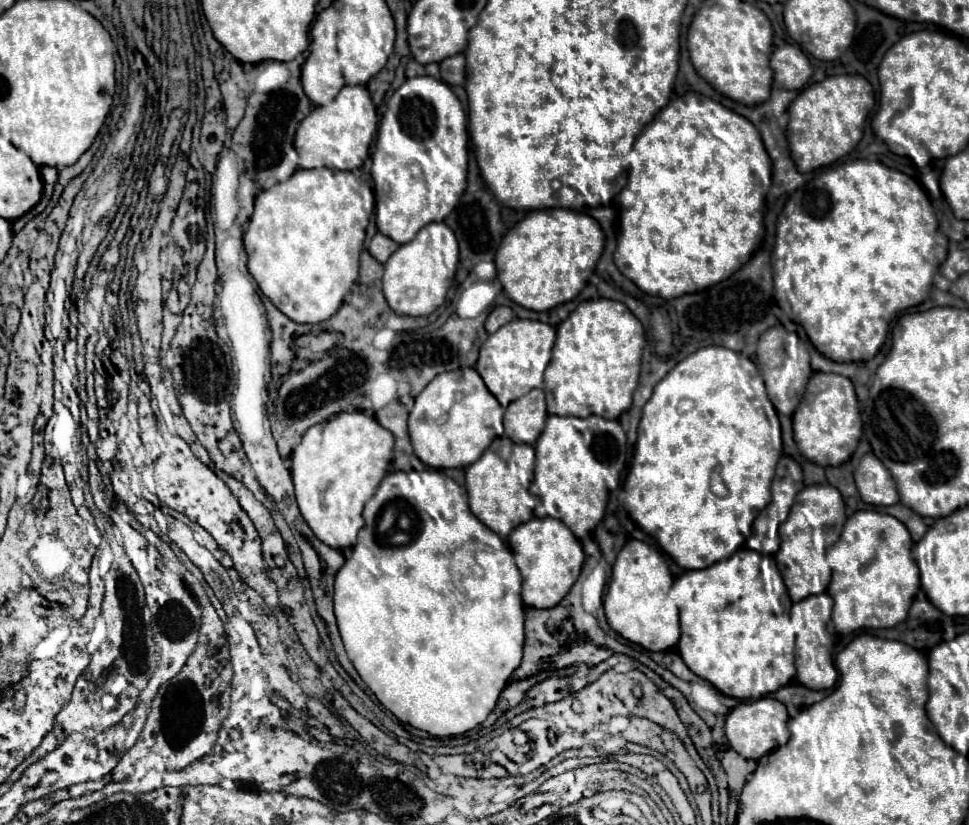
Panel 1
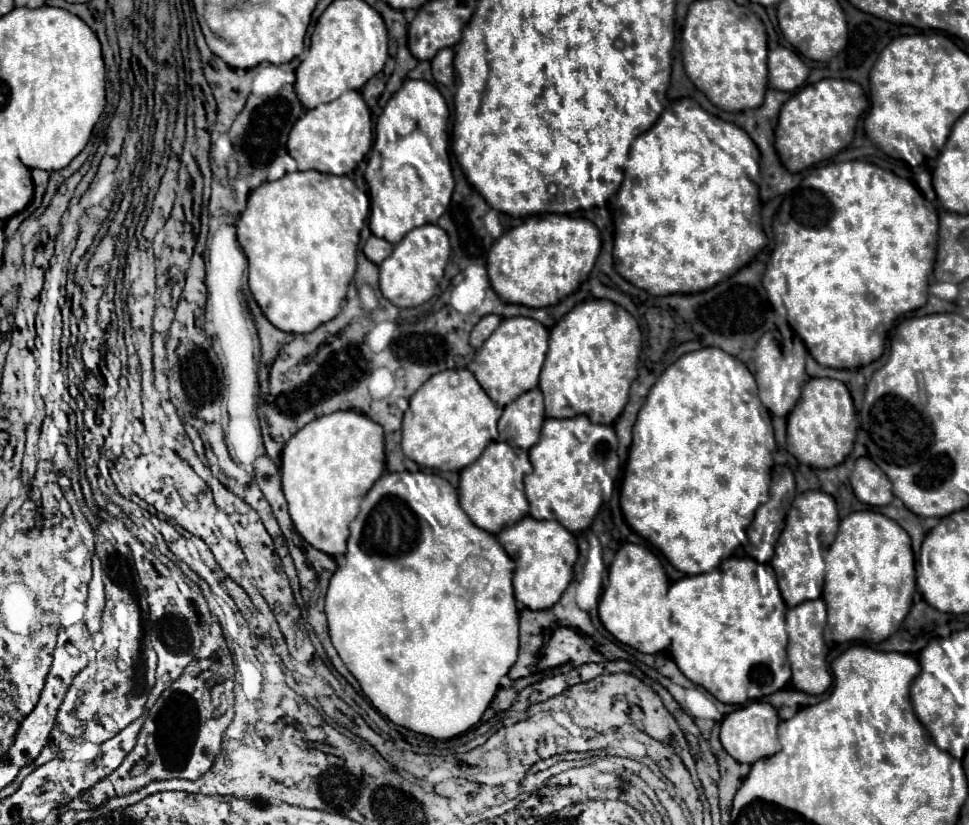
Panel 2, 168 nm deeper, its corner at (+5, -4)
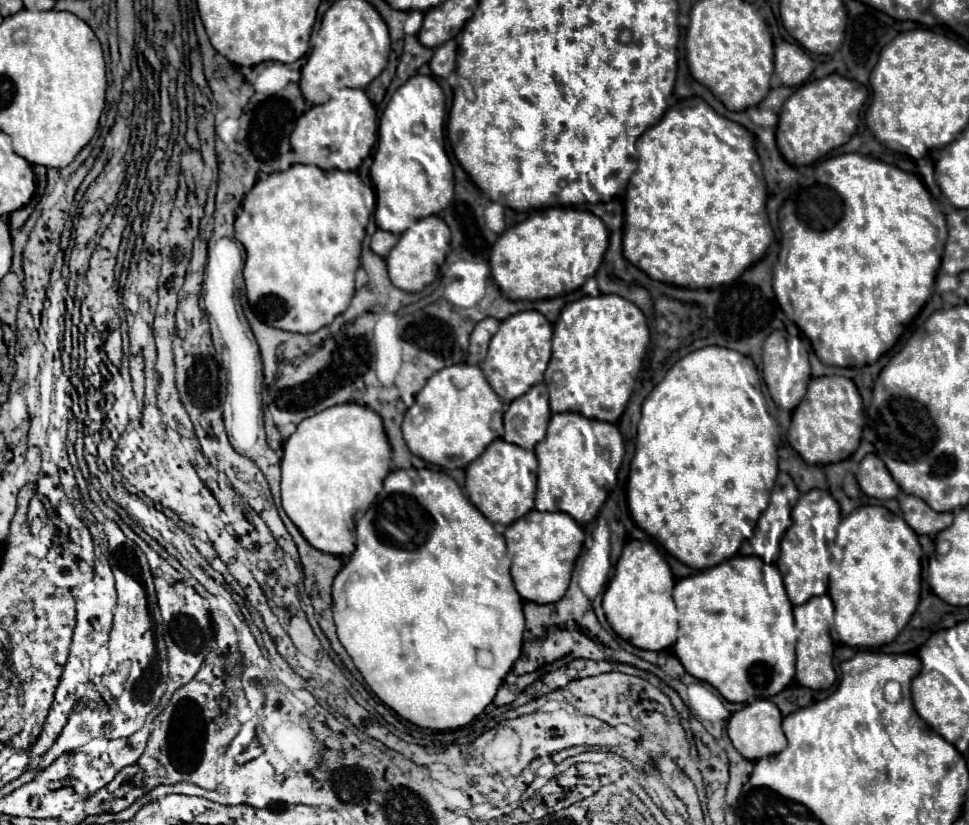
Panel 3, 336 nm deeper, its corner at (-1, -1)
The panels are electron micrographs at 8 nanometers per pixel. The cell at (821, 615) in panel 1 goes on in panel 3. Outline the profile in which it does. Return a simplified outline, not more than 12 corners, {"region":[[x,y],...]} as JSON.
{"region":[[829,596],[794,608],[796,680],[828,690],[836,680]]}

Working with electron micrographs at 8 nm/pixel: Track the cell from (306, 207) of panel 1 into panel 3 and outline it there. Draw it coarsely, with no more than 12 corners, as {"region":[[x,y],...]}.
{"region":[[294,164],[236,218],[246,292],[310,334],[354,296],[376,195]]}

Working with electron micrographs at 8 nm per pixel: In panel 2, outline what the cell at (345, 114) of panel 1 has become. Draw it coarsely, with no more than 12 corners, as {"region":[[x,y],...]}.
{"region":[[360,89],[296,121],[288,153],[300,171],[348,175],[374,124]]}

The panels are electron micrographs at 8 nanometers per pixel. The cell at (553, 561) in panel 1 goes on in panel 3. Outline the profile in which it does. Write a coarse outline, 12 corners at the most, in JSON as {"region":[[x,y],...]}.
{"region":[[562,512],[512,522],[506,546],[524,600],[558,602],[584,530]]}

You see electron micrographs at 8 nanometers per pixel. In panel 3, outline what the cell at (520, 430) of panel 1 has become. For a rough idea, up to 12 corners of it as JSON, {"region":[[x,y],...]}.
{"region":[[546,384],[504,414],[504,440],[532,450],[550,420]]}

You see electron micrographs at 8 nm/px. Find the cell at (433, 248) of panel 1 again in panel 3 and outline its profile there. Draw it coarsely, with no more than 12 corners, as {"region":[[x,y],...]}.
{"region":[[428,216],[406,230],[386,264],[404,292],[436,280],[450,228]]}

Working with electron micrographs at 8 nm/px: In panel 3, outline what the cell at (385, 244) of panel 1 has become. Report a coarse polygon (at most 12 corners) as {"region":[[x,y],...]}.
{"region":[[376,230],[370,248],[386,258],[398,236]]}

